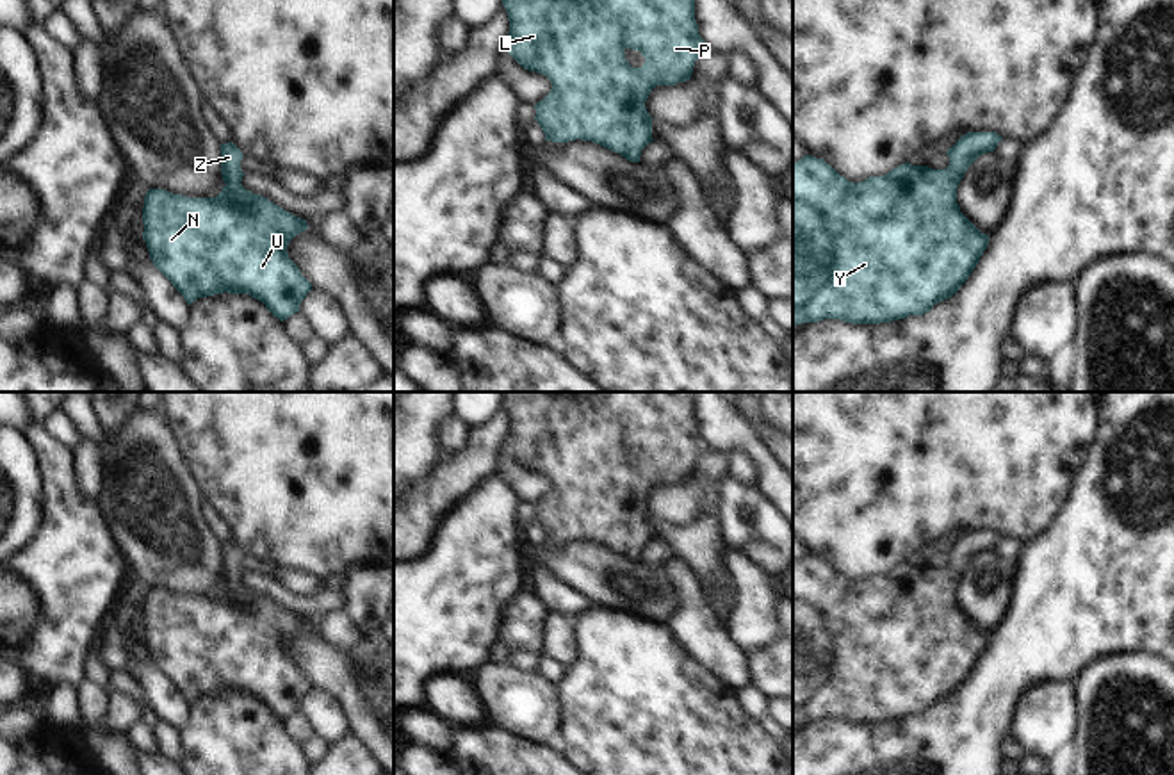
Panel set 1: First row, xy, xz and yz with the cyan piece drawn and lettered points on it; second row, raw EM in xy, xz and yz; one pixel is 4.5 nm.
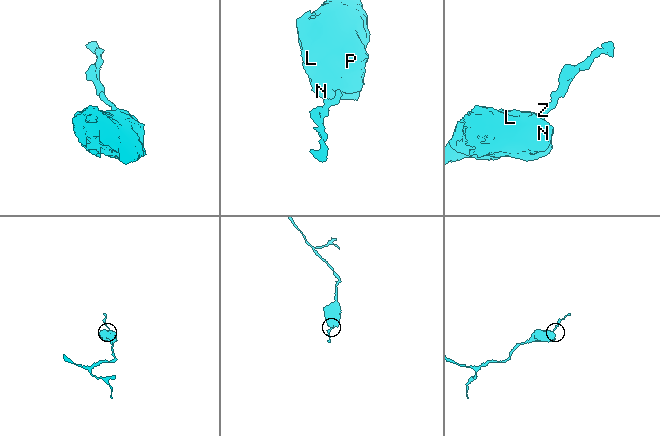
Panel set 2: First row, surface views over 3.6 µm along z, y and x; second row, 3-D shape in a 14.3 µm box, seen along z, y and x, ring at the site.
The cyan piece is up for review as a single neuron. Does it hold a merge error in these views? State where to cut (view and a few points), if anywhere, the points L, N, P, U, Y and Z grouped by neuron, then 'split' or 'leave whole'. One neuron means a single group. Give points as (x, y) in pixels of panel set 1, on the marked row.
no cut; L N P U Y Z; leave whole

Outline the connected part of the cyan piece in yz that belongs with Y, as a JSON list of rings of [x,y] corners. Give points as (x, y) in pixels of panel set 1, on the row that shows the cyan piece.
[[[967,132],[946,153],[950,166],[932,169],[909,162],[884,176],[853,184],[823,159],[805,155],[793,164],[793,326],[839,319],[852,324],[880,324],[923,315],[951,298],[966,283],[989,246],[957,203],[957,187],[967,167],[994,151],[1003,137],[996,132]]]

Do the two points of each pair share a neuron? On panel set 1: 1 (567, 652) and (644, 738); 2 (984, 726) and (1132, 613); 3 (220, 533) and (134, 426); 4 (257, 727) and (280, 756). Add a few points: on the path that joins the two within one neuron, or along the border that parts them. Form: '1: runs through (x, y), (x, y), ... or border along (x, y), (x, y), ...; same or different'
1: border along (578, 619), (574, 626), (576, 656), (567, 665); different
2: runs through (1009, 685), (1080, 613), (1091, 613); same
3: border along (202, 501), (202, 521), (220, 544); different
4: runs through (259, 734), (273, 749); same

